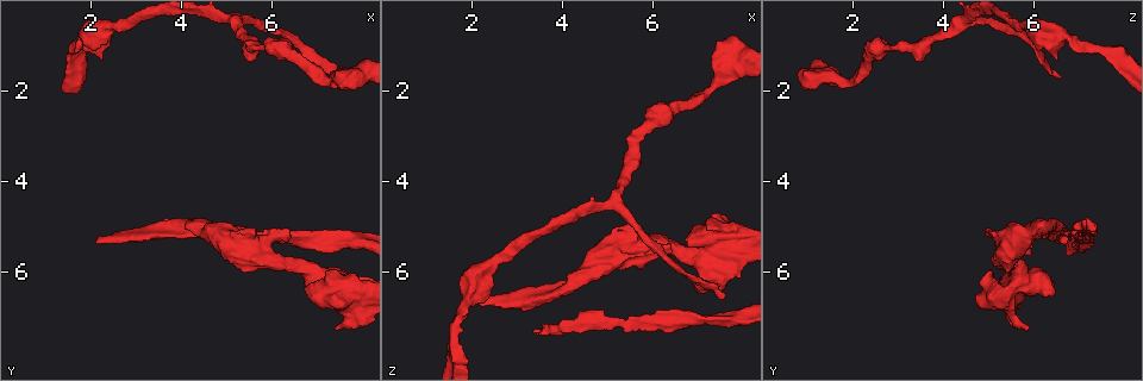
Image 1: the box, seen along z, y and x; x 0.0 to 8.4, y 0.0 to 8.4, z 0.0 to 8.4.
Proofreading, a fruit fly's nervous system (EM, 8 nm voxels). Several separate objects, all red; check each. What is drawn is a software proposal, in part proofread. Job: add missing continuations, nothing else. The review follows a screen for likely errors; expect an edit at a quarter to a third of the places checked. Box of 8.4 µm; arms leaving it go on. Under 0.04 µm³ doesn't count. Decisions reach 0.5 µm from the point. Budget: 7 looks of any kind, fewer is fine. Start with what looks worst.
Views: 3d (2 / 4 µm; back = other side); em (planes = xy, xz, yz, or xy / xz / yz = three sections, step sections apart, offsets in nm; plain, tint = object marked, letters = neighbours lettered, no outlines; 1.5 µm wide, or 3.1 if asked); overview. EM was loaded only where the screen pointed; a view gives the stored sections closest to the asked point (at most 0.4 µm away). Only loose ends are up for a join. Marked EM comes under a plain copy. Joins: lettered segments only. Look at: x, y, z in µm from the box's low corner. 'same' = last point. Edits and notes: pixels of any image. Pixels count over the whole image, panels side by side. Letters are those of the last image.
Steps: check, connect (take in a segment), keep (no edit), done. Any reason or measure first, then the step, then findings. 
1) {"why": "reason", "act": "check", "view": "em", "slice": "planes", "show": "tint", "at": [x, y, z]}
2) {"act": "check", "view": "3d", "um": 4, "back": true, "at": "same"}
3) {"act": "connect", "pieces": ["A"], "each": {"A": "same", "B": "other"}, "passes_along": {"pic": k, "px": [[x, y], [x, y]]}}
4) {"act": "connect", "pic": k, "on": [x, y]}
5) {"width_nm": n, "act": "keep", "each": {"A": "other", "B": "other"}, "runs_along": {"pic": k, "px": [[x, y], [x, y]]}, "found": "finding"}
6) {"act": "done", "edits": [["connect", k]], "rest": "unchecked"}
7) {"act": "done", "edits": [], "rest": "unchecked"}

{"why": "end of a long branch", "act": "check", "view": "em", "slice": "planes", "show": "letters", "at": [2.15, 5.35, 6.60]}

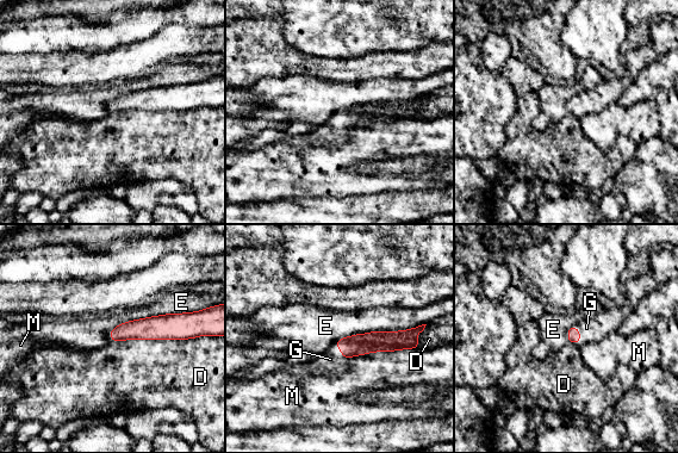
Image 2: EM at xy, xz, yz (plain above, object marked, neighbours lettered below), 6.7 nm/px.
{"longest_contact_nm": ["D", 550], "act": "connect", "pieces": ["G"], "each": {"D": "other", "E": "other", "G": "same", "M": "other"}, "found": "it goes on there"}

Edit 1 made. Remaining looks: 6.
{"why": "thin end", "act": "check", "view": "em", "slice": "xz", "step": 4, "show": "tint", "at": [7.50, 1.70, 6.60]}

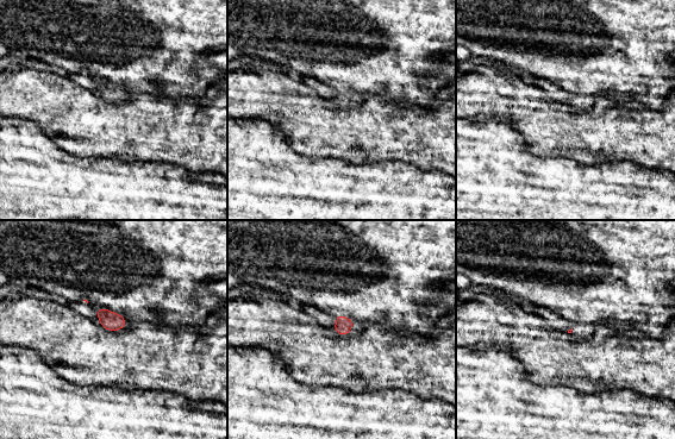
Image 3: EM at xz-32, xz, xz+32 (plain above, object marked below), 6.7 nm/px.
{"act": "check", "view": "em", "slice": "planes", "show": "letters", "at": "same"}

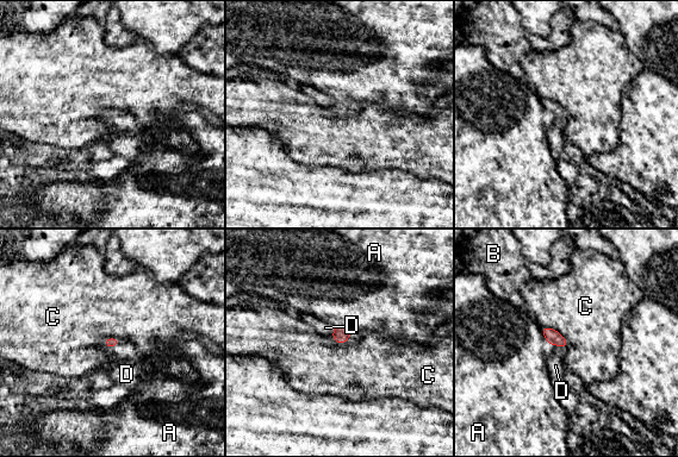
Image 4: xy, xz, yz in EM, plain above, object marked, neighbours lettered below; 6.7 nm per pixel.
{"longest_contact_nm": ["C", 240], "act": "connect", "pieces": ["D"], "each": {"A": "other", "B": "other", "C": "other", "D": "same"}, "found": "the cell continues"}

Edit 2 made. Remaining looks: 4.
{"act": "check", "view": "3d", "um": 2, "at": [6.40, 5.15, 5.45]}

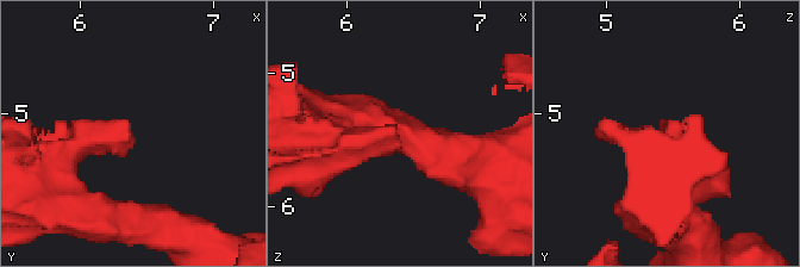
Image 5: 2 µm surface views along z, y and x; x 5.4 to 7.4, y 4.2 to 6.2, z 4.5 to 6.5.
{"act": "check", "view": "em", "slice": "xz", "step": 4, "show": "letters", "at": [6.42, 5.18, 5.48]}

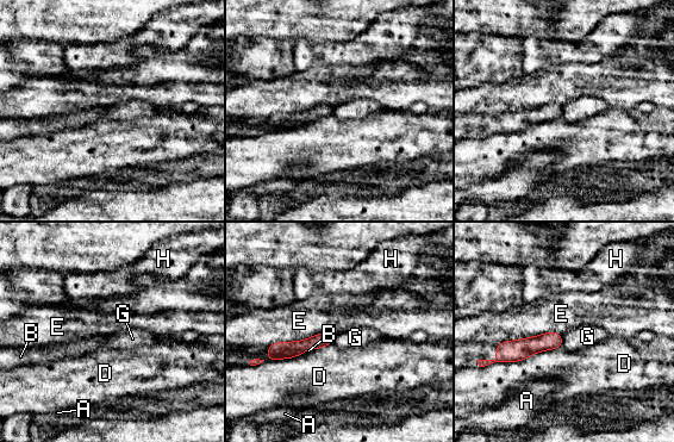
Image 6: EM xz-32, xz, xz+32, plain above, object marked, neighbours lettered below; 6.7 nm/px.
{"act": "check", "view": "em", "slice": "planes", "show": "letters", "at": "same"}

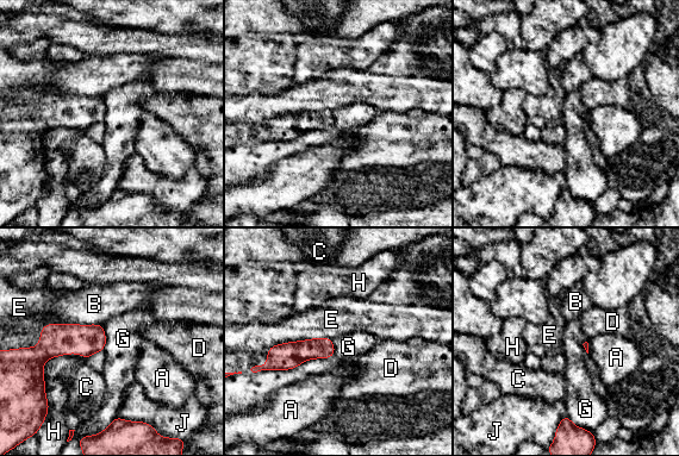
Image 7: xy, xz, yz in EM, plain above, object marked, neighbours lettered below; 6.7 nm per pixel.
{"act": "keep", "each": {"A": "other", "B": "other", "C": "other", "D": "other", "E": "other", "G": "other", "H": "other", "J": "other"}, "border": {"pic": 7, "px": [[103, 328], [105, 336], [104, 349]]}, "found": "none of them fits"}

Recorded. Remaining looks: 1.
{"act": "done", "edits": [["connect", 2], ["connect", 4]], "rest": "unchecked"}

